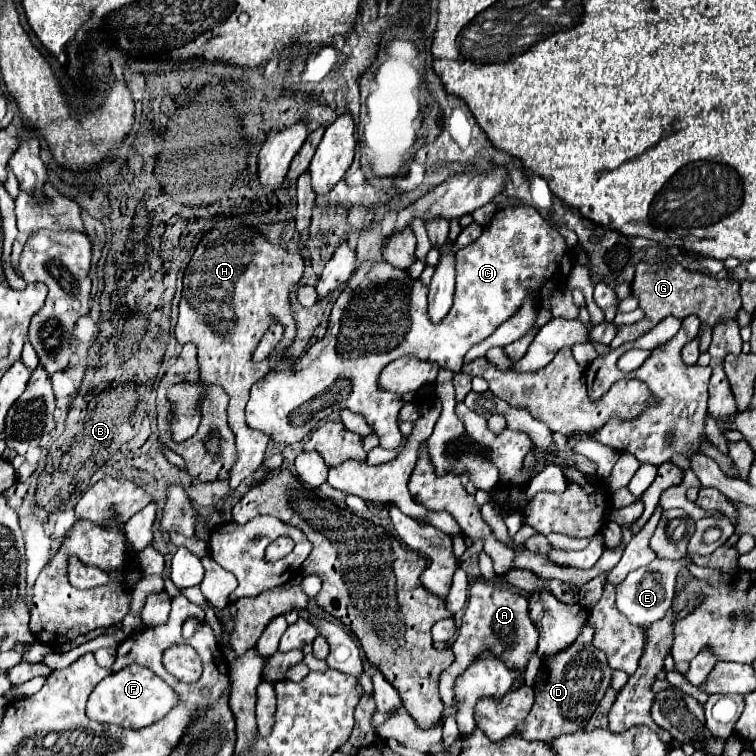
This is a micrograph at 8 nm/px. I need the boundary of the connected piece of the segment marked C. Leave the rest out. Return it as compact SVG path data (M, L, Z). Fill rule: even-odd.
M527 206L499 210L479 240L457 252L455 264L455 302L447 320L435 326L427 316L427 286L419 280L411 280L407 272L391 268L387 262L365 262L337 298L325 338L311 346L299 364L289 364L287 358L281 358L279 364L251 388L251 398L245 408L247 426L267 434L277 446L295 444L301 442L319 420L347 408L369 420L383 448L397 448L403 442L398 415L405 398L379 390L379 372L401 356L415 356L447 366L449 370L461 370L463 356L469 348L491 336L503 322L517 314L525 296L533 294L537 308L533 330L503 348L511 362L517 362L527 352L539 328L553 318L553 290L559 290L567 282L567 276L563 276L565 264L569 264L569 272L573 266L571 250L559 230L553 230L535 208Z

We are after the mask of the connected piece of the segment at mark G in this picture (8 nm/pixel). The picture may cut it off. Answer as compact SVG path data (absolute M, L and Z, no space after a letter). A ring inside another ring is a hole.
M639 262L637 268L635 268L635 278L631 282L631 294L639 300L639 308L645 312L645 318L641 318L639 322L635 324L629 324L629 326L619 326L617 328L617 336L615 340L611 342L611 348L619 348L623 342L633 342L637 340L639 336L643 336L645 332L649 332L653 326L657 326L663 318L667 316L675 316L675 318L687 318L691 314L695 314L697 318L701 318L701 340L699 340L699 350L701 352L707 352L709 344L711 344L711 332L713 332L713 326L719 324L719 322L725 322L725 320L737 320L737 312L741 310L741 296L739 296L739 284L735 280L717 280L717 278L711 278L711 276L705 276L701 272L689 272L685 270L681 264L665 264L661 266L659 262Z

